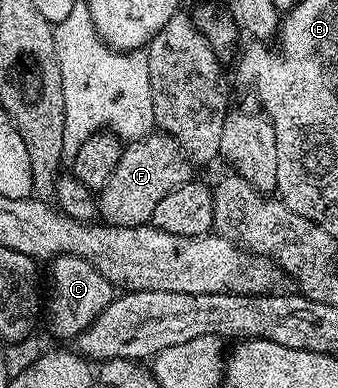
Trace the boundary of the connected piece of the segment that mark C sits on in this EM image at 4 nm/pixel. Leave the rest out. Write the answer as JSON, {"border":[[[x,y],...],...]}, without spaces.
{"border":[[[64,253],[62,257],[54,258],[50,265],[51,298],[48,301],[46,298],[45,301],[45,325],[47,321],[47,325],[55,337],[77,338],[81,335],[81,331],[90,327],[93,319],[97,319],[97,315],[101,315],[101,311],[105,311],[105,307],[109,307],[109,303],[115,300],[117,296],[116,286],[111,285],[109,279],[105,279],[105,275],[101,275],[101,271],[97,271],[97,267],[93,267],[88,261],[77,255]]]}

